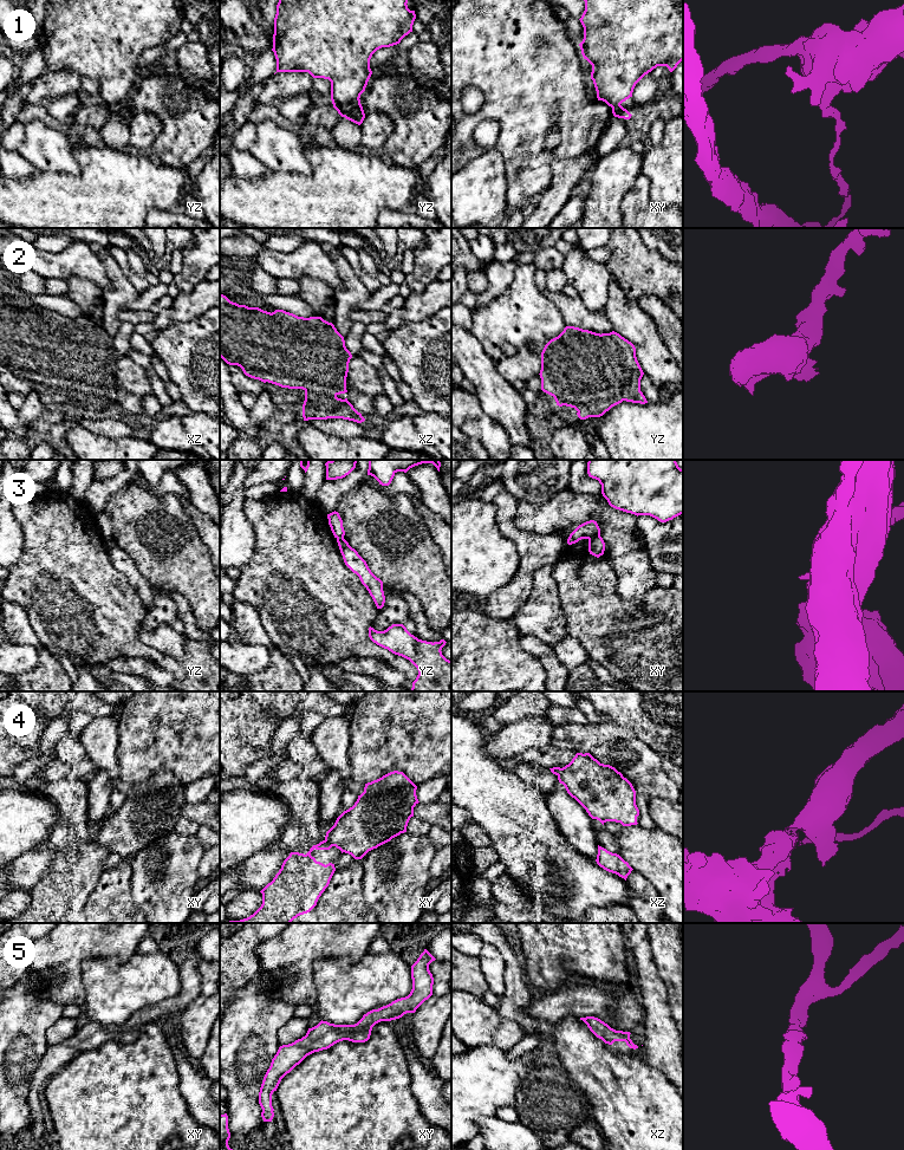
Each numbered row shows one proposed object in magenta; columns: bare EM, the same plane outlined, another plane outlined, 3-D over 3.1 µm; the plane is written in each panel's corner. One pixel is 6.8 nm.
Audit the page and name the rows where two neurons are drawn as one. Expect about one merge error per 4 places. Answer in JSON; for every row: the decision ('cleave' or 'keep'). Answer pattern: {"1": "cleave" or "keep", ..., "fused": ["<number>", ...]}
{"1": "cleave", "2": "keep", "3": "cleave", "4": "cleave", "5": "keep", "fused": ["1", "3", "4"]}

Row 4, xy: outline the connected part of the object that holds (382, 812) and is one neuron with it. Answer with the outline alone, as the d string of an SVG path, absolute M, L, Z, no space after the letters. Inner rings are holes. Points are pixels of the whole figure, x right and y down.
M398 771L365 784L364 792L358 795L355 805L344 811L326 832L325 842L339 849L342 853L362 859L369 851L407 832L408 823L414 817L414 807L420 803L416 790L417 786Z

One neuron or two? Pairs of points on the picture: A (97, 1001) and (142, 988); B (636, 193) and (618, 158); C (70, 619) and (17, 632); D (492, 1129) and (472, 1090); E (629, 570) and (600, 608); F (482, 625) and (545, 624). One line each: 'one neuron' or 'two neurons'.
A: one neuron
B: two neurons
C: two neurons
D: two neurons
E: two neurons
F: two neurons

